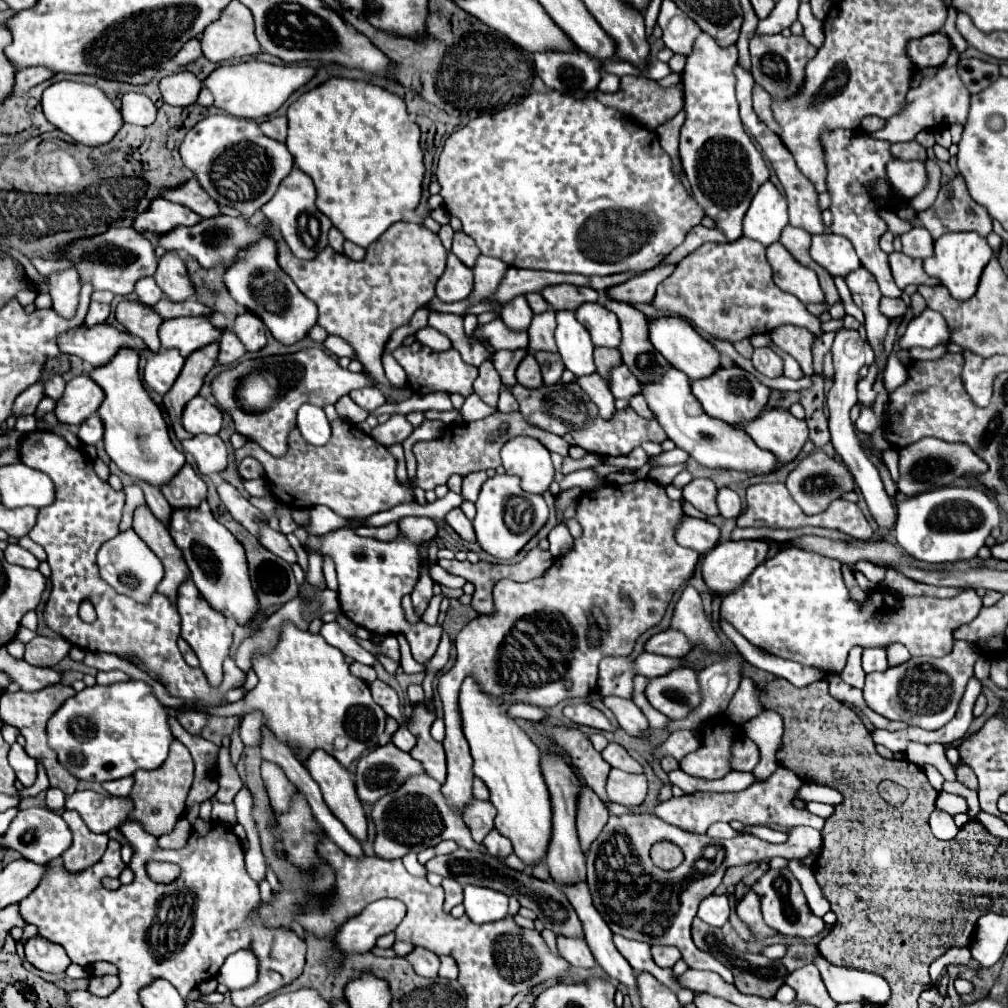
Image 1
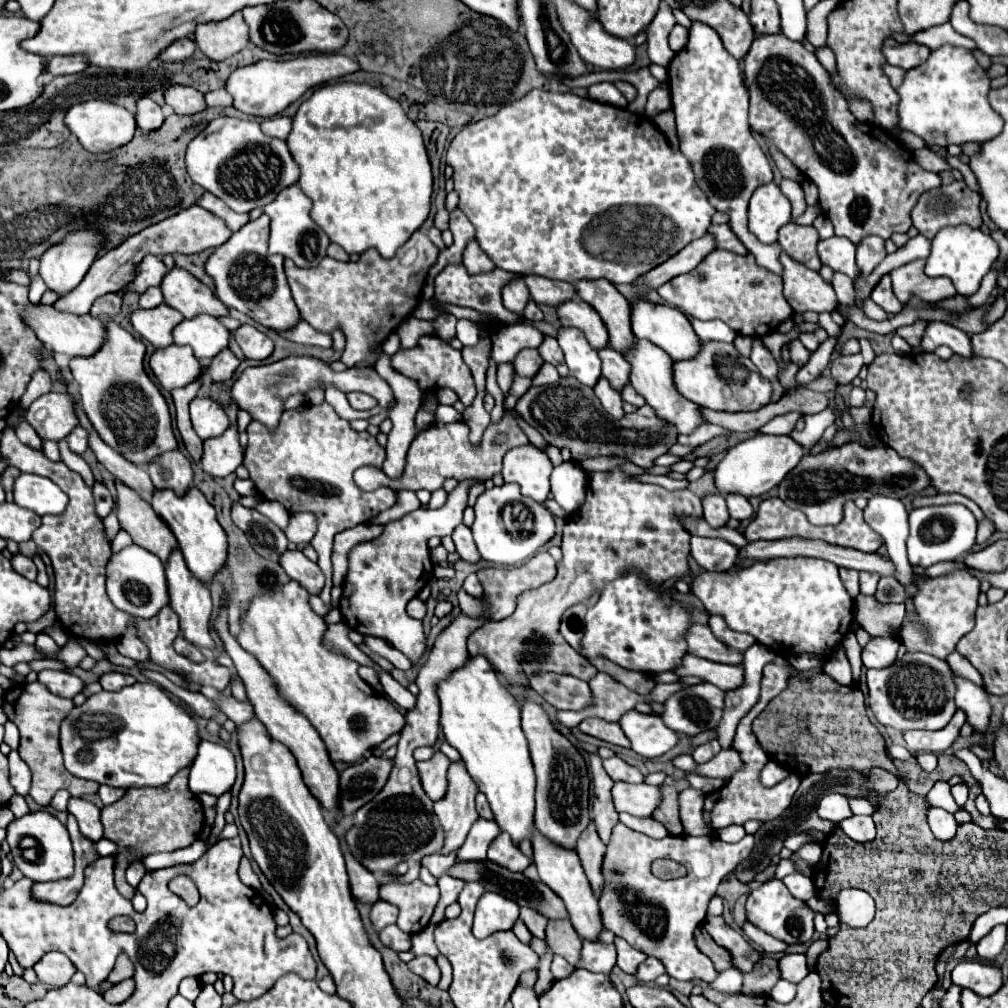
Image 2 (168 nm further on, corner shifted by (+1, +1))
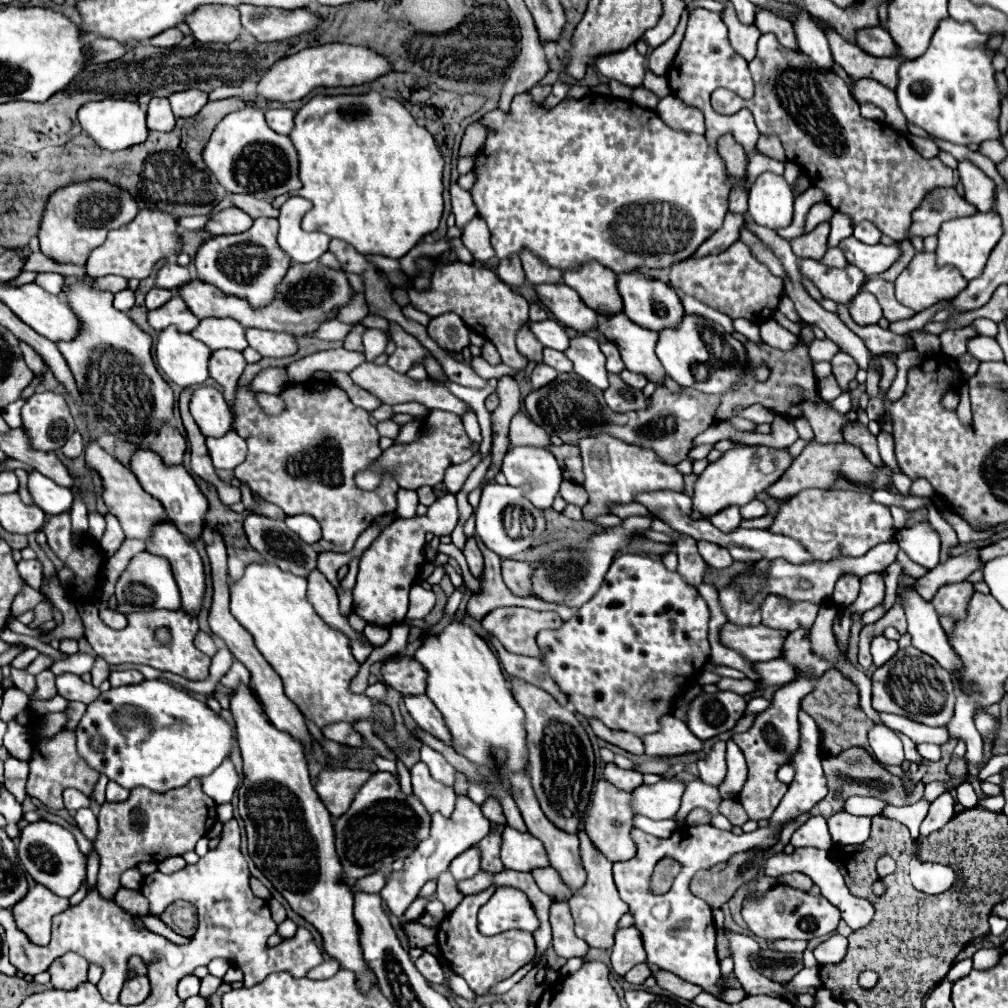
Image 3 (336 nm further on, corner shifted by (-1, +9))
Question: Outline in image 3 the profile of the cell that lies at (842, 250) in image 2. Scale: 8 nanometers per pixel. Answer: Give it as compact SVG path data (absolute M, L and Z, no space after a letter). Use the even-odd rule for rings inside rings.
M854 236L844 238L838 248L844 252L846 260L850 264L854 264L856 268L860 268L868 278L874 278L878 274L882 274L884 270L890 268L890 264L900 256L900 250L896 244L892 246L884 246L884 244L874 244L868 246L860 240L856 240Z

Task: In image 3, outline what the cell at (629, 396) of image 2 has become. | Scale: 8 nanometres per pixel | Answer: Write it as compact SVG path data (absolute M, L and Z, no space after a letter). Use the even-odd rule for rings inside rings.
M622 370L620 378L622 378L622 380L624 380L628 386L632 386L632 388L638 388L638 390L642 390L642 388L648 384L648 380L646 380L644 376L640 376L640 374L634 374L634 372L630 372L630 370Z

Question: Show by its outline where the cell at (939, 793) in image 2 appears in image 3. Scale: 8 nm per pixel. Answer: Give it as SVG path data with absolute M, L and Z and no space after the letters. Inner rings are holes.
M922 798L922 800L916 802L916 804L900 806L900 808L888 804L888 806L882 808L882 814L884 814L886 818L892 818L892 820L902 822L904 826L908 826L908 830L912 832L912 836L916 836L920 824L922 824L922 820L924 820L924 816L926 816L926 812L928 812L928 806L930 806L930 802L928 802L926 798Z

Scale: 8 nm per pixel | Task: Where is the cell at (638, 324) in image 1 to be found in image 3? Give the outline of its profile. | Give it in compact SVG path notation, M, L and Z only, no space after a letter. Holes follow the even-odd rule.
M588 262L584 264L584 268L578 270L566 270L562 282L574 288L580 298L598 314L616 316L624 312L622 296L616 288L616 274L598 262Z

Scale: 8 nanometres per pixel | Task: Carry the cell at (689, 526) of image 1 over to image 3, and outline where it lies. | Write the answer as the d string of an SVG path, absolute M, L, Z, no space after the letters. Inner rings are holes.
M700 540L698 542L698 552L716 570L728 568L732 564L732 556L730 556L730 552L724 546L718 546L718 544L710 544L706 540Z

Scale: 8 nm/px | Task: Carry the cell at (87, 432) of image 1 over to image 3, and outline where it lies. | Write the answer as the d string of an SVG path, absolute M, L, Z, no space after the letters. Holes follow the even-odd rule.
M74 432L74 434L66 440L66 444L62 446L62 452L64 452L64 456L68 456L68 458L80 456L82 450L84 450L84 438L82 438L80 432Z

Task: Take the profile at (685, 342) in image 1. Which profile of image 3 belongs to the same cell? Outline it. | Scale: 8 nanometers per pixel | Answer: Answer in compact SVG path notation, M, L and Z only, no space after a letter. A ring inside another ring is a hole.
M624 272L618 276L618 290L624 300L624 314L638 326L660 332L664 328L676 328L684 318L684 306L678 294L664 282L642 276L638 272Z

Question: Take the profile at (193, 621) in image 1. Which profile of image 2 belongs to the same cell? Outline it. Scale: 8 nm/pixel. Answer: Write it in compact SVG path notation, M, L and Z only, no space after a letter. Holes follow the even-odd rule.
M178 548L172 550L170 560L166 562L166 578L168 578L168 592L170 592L170 606L180 618L180 632L186 640L196 644L198 648L210 648L214 650L214 640L210 636L210 612L212 612L212 600L210 600L210 590L204 582L200 582L186 566L182 552Z

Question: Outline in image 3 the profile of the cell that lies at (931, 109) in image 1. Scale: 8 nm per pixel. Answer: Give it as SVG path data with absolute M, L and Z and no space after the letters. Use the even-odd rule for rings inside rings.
M946 18L936 28L924 56L900 64L900 82L896 88L900 110L910 124L952 144L980 144L1000 138L1000 90L994 80L992 50L984 44L990 36Z

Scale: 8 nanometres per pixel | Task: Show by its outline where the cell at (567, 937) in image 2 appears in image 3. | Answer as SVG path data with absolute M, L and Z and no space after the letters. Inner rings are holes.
M552 902L550 924L552 924L552 946L558 956L562 958L586 956L588 944L584 944L584 940L580 940L574 934L568 902Z

